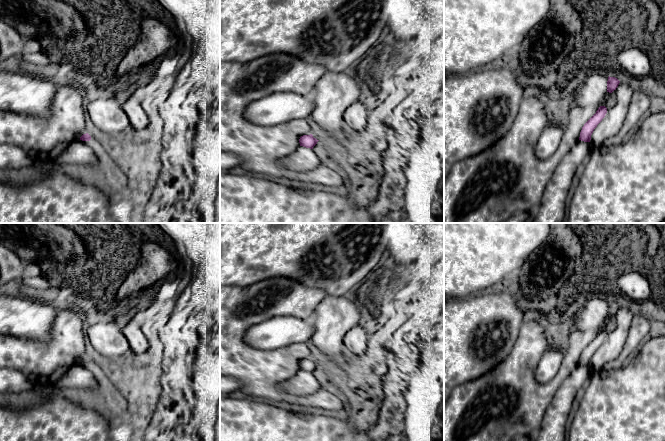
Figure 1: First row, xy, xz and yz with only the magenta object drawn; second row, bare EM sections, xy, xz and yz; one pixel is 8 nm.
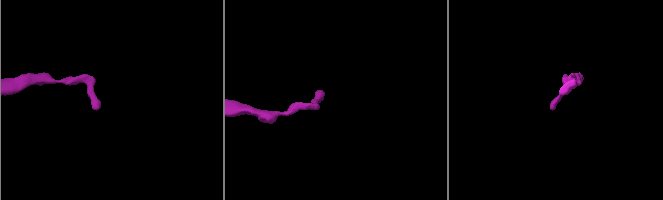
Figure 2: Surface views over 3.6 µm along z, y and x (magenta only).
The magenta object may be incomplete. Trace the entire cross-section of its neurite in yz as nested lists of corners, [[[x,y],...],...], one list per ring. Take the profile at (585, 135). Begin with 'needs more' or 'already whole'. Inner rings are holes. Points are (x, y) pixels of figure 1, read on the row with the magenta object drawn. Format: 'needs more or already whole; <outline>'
already whole; [[[600,106],[596,113],[584,124],[580,132],[579,140],[584,142],[590,142],[591,135],[597,125],[602,121],[607,113],[605,106]]]

